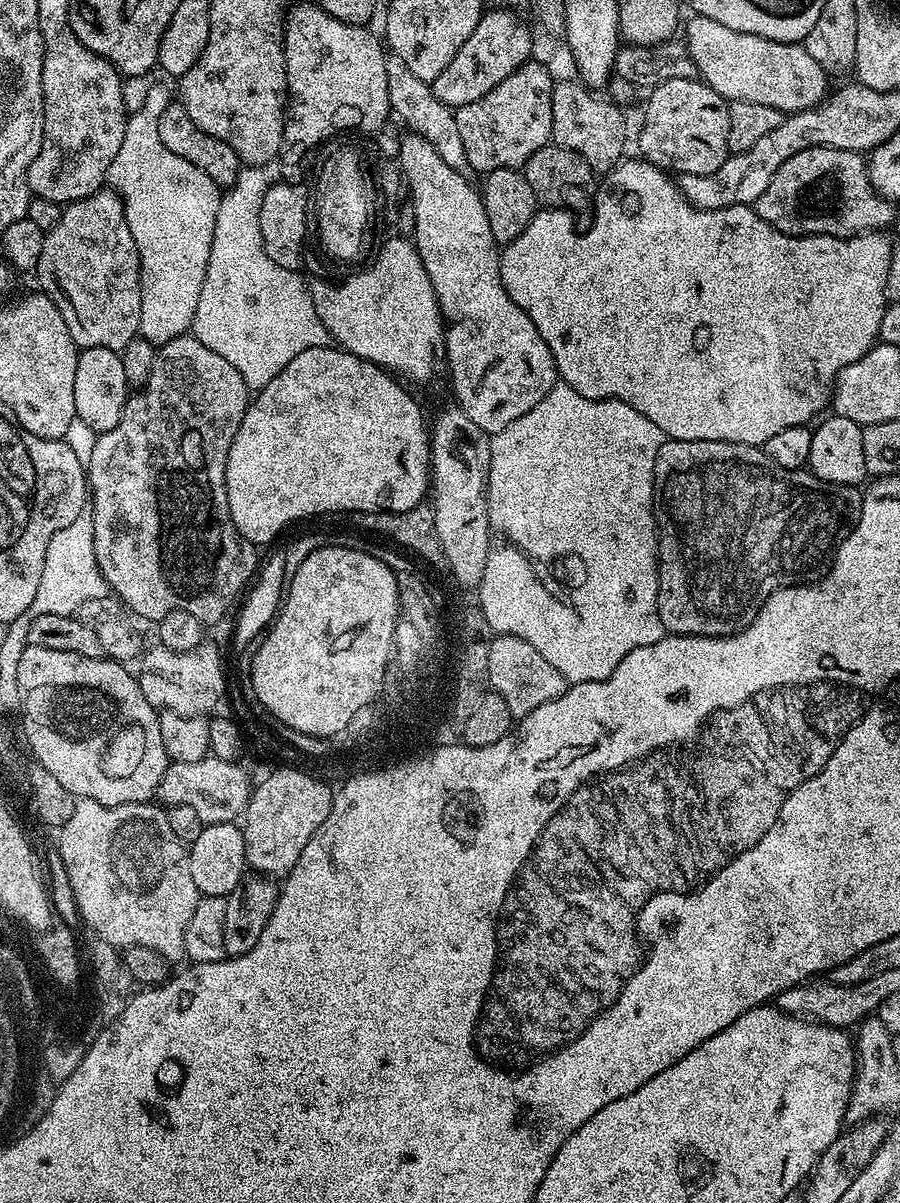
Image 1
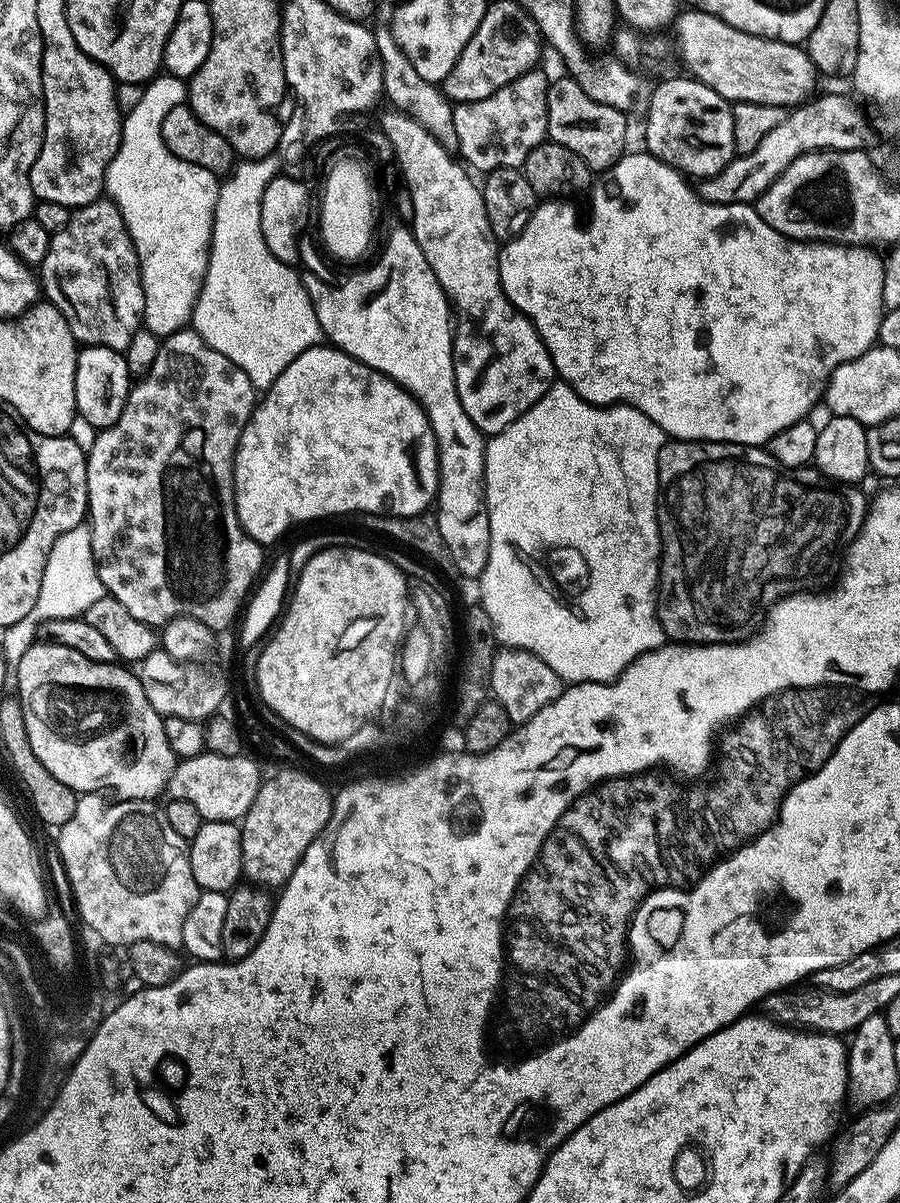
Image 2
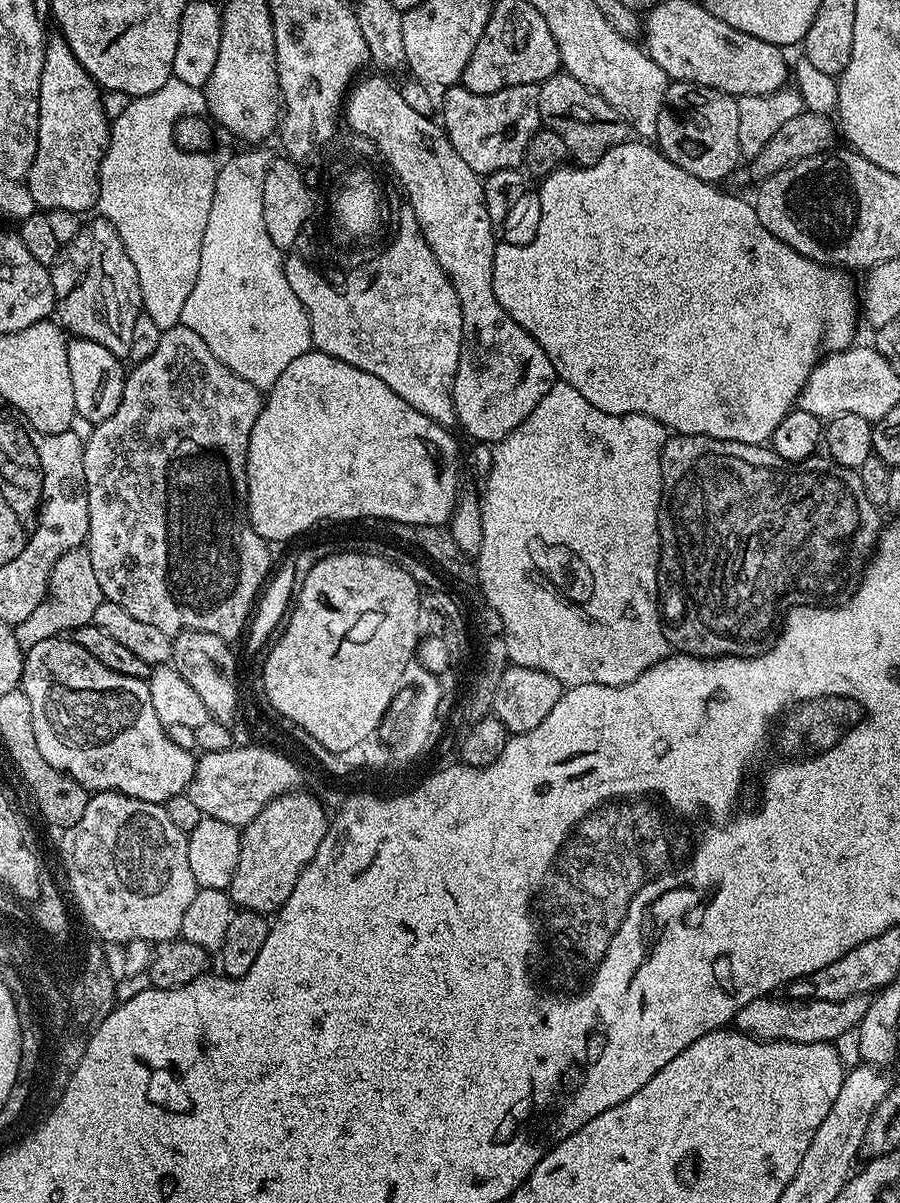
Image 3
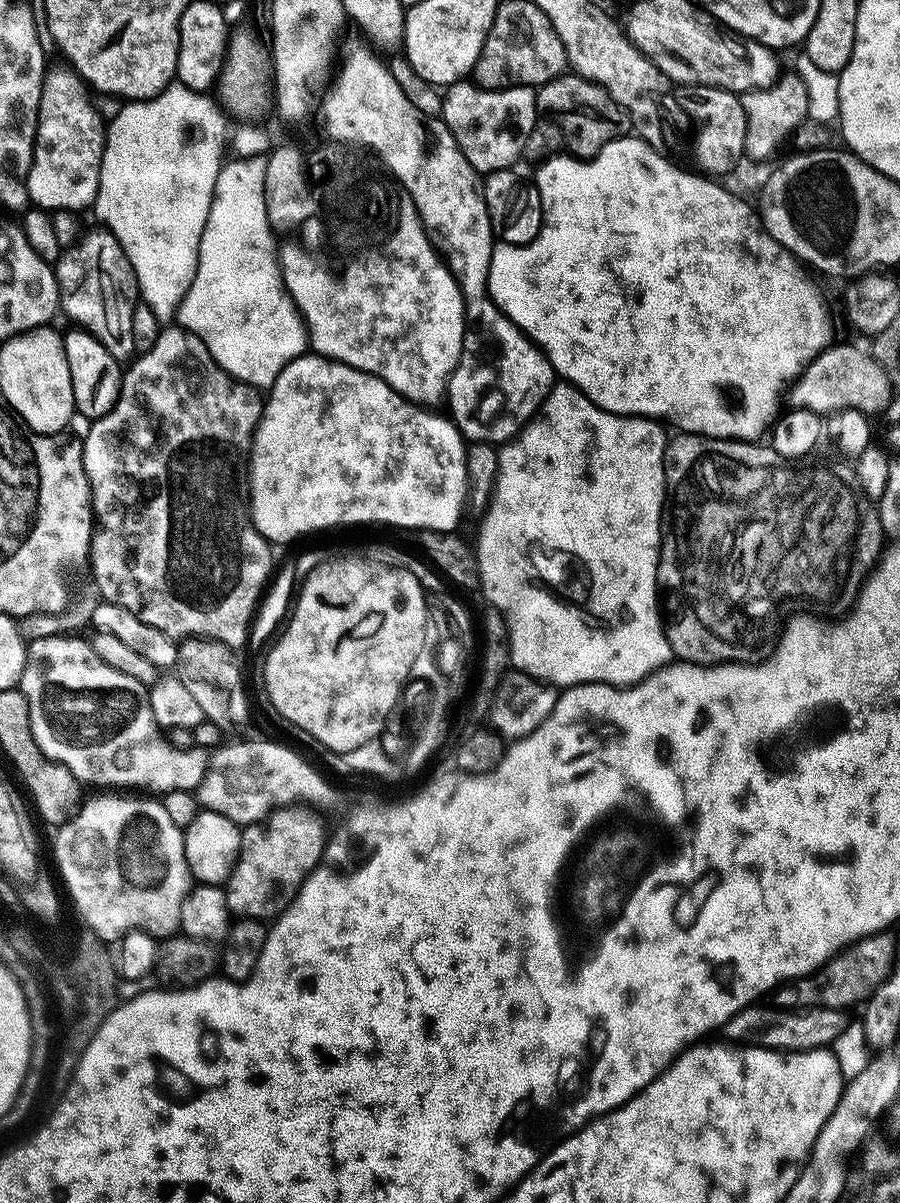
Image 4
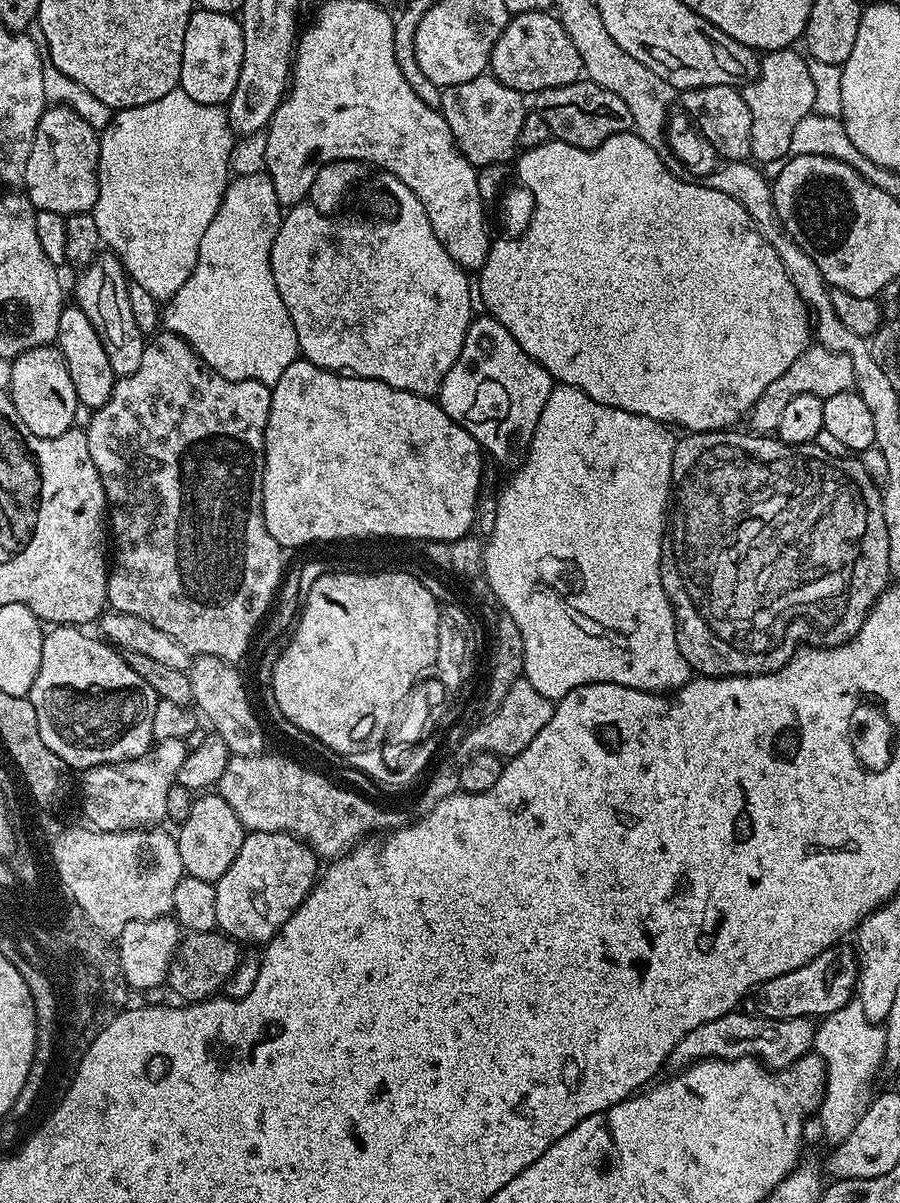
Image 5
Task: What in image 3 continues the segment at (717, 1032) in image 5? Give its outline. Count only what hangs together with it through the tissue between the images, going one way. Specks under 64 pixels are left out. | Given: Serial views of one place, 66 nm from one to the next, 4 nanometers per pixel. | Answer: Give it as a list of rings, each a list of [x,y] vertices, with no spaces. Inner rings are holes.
[[[860,992],[856,996],[851,996],[845,1000],[830,1000],[827,998],[808,998],[803,1002],[791,998],[783,998],[784,1000],[772,1000],[776,998],[769,998],[768,996],[759,996],[756,1000],[746,1002],[746,1006],[742,1006],[742,1010],[738,1010],[736,1019],[734,1021],[735,1031],[743,1032],[745,1036],[754,1036],[758,1040],[789,1040],[790,1042],[802,1042],[803,1044],[832,1044],[838,1038],[842,1038],[842,1034],[856,1030],[862,1022],[862,1018],[866,1015],[866,1010],[869,1009],[873,997],[866,992]]]

